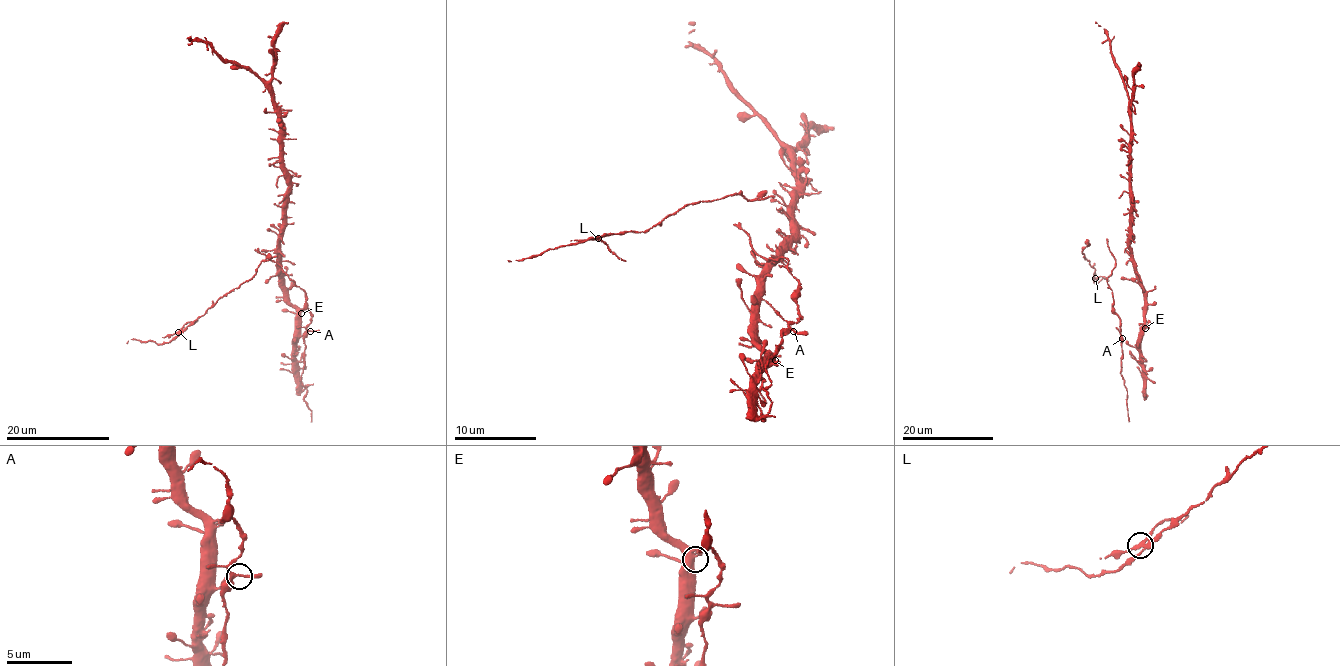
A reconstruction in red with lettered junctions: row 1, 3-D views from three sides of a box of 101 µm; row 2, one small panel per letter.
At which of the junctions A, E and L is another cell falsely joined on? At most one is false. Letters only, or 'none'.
L

